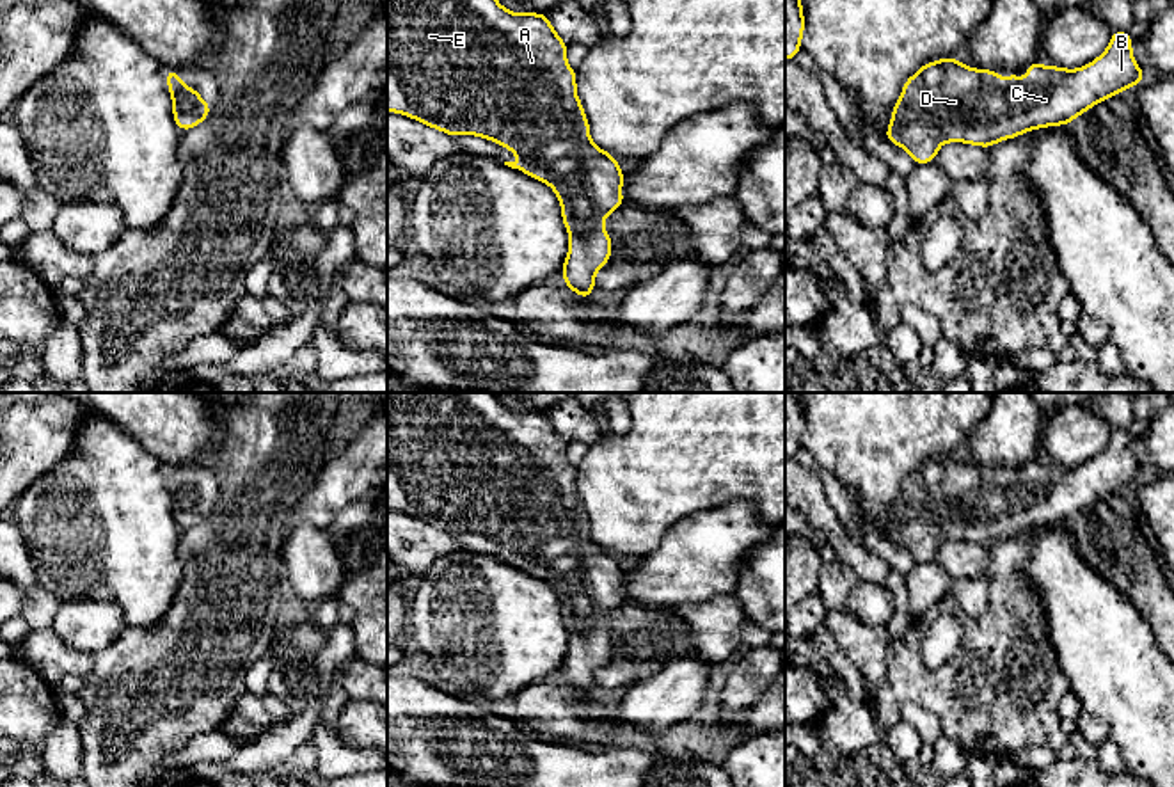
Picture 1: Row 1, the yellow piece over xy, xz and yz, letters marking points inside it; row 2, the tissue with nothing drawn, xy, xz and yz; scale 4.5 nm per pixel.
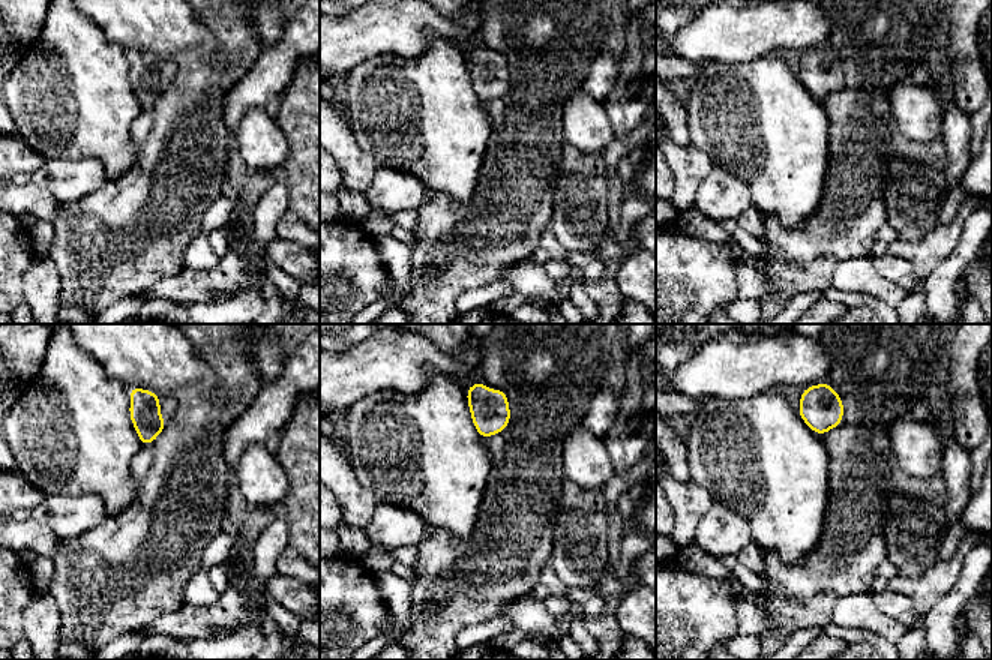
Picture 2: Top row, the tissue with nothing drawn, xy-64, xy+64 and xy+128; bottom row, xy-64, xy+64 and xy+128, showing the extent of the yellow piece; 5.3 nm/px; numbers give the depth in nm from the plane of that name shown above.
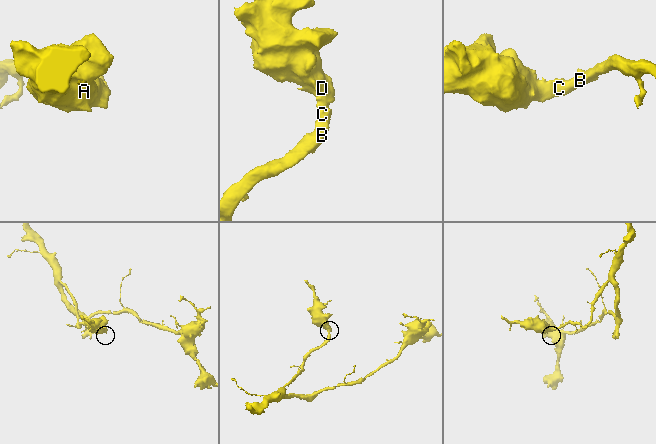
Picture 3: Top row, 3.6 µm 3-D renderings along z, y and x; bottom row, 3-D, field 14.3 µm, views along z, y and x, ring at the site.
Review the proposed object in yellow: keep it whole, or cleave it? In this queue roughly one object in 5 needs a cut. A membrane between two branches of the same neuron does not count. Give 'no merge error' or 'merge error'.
no merge error

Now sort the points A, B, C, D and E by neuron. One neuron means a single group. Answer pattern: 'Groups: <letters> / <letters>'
Groups: A B C D E

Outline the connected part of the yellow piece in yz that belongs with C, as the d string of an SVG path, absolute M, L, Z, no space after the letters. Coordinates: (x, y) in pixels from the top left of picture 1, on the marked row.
M1114 28L1108 48L1091 64L1078 69L1060 66L1027 66L1027 83L1018 73L998 78L998 69L966 68L954 55L925 62L913 76L906 78L899 101L892 107L892 123L883 139L906 149L915 165L936 162L938 147L945 142L964 142L989 149L1000 140L1009 140L1025 131L1044 126L1066 126L1091 107L1124 89L1146 80L1131 55L1135 37Z

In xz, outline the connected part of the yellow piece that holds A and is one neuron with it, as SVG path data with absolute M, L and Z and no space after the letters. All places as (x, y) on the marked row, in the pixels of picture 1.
M387 0L387 112L396 112L448 135L488 139L522 162L504 165L547 183L561 204L570 235L561 266L565 288L590 300L595 272L611 258L604 220L625 204L616 156L590 139L579 101L577 71L567 64L568 44L547 14L517 14L497 0Z

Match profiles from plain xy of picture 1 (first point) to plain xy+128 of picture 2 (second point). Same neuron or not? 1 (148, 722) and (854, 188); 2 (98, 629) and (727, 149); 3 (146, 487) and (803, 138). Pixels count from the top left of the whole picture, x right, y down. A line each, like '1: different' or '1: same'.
1: same
2: different
3: same

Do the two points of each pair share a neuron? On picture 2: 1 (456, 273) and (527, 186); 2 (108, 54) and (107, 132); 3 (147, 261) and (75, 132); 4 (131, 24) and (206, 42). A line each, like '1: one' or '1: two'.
1: one
2: one
3: two
4: one

